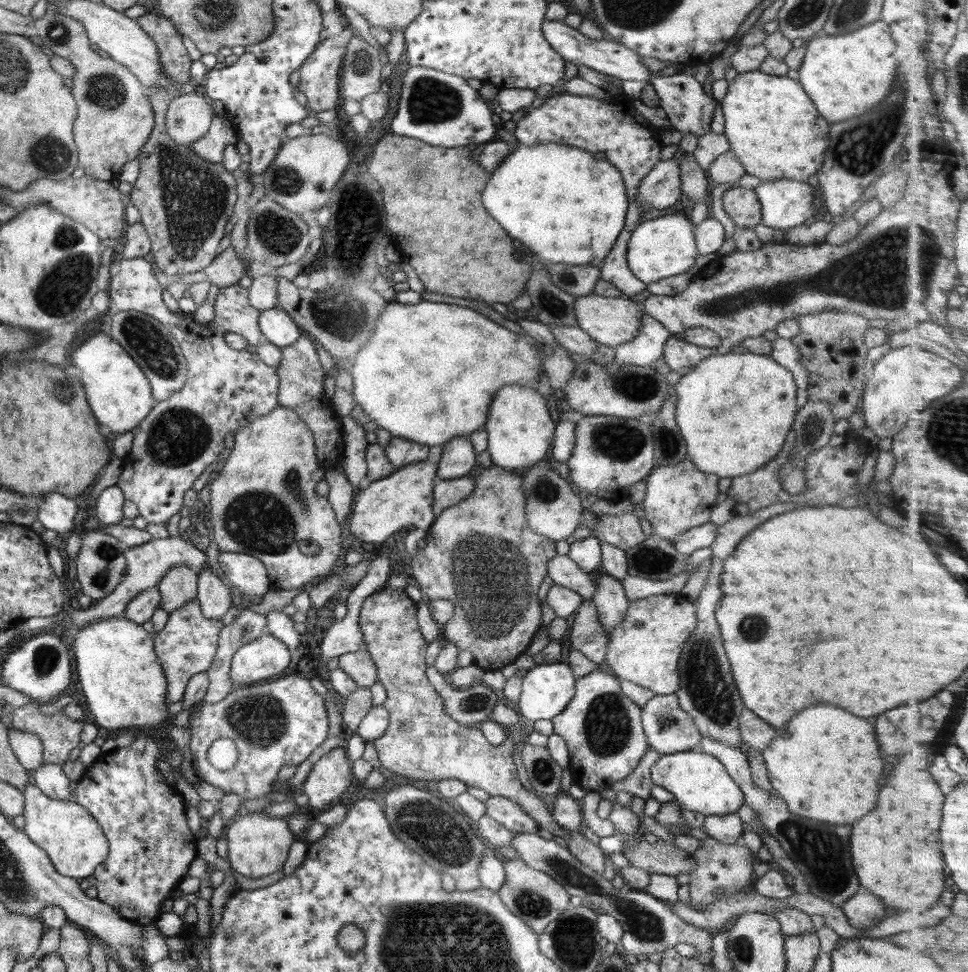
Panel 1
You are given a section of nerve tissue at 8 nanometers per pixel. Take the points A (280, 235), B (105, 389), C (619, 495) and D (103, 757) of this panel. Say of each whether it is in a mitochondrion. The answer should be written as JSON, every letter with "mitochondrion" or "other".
{"A":"mitochondrion","B":"other","C":"other","D":"other"}

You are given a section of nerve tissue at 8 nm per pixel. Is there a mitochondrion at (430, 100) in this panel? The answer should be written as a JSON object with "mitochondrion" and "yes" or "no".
{"mitochondrion":"yes"}

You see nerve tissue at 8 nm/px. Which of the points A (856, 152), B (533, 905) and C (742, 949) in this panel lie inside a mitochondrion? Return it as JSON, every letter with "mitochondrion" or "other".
{"A":"mitochondrion","B":"mitochondrion","C":"mitochondrion"}

